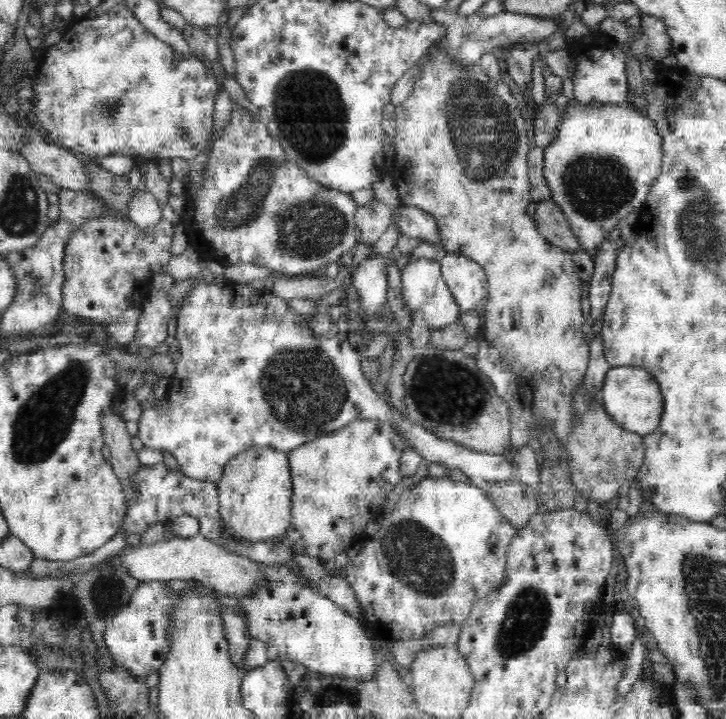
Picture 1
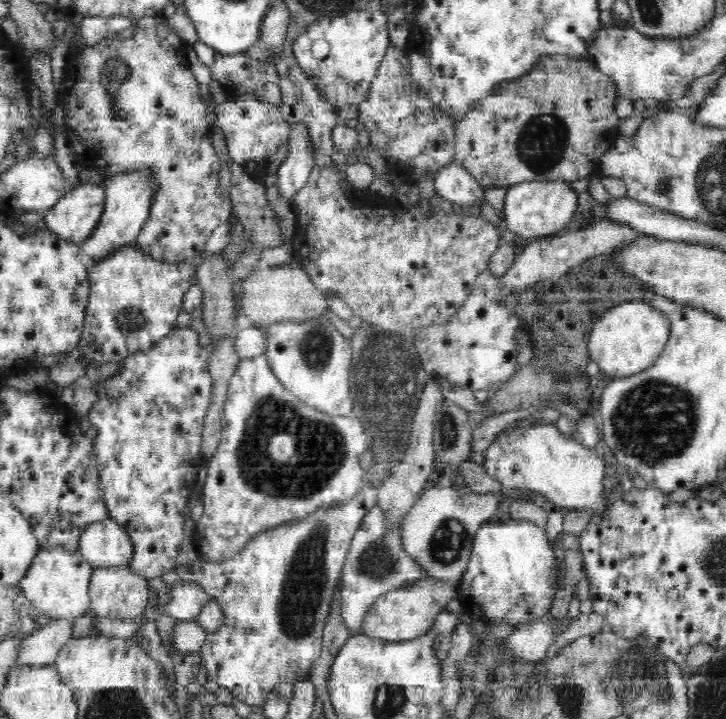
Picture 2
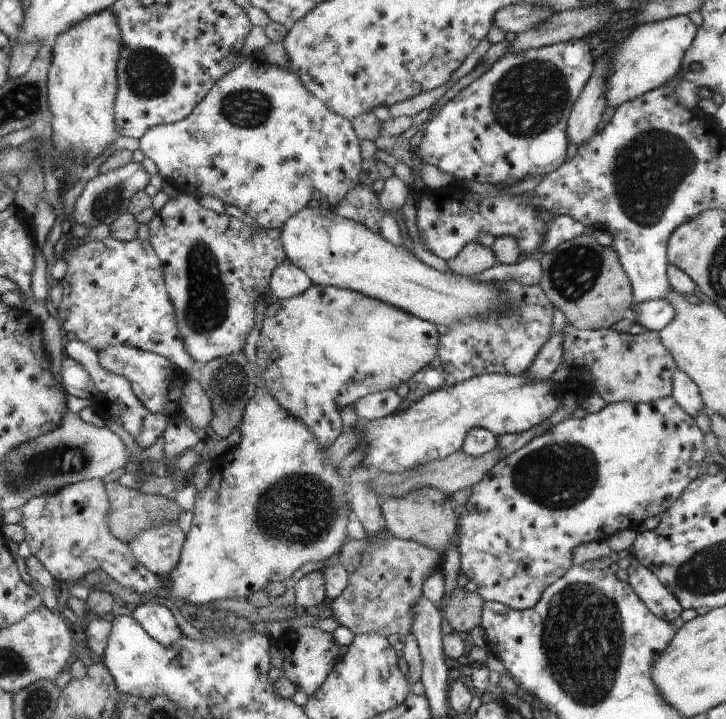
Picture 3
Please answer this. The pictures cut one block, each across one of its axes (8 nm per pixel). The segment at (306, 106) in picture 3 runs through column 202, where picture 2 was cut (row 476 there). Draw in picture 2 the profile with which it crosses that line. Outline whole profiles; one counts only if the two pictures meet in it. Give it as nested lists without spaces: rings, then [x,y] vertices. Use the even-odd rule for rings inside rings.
[[[175,328],[158,341],[155,345],[152,345],[148,350],[142,352],[135,352],[132,356],[124,358],[122,363],[122,372],[118,376],[112,376],[112,378],[106,378],[97,386],[98,398],[92,405],[88,412],[88,420],[90,420],[91,426],[94,426],[98,430],[95,437],[96,451],[102,454],[98,454],[98,462],[104,466],[104,470],[100,470],[100,487],[102,487],[102,497],[107,505],[109,511],[109,518],[115,519],[120,523],[120,526],[124,527],[124,530],[131,535],[133,545],[135,546],[131,561],[128,566],[135,574],[143,575],[150,579],[162,576],[168,571],[175,569],[176,558],[181,550],[181,544],[184,538],[184,510],[186,510],[187,503],[189,502],[190,494],[194,490],[196,475],[200,469],[206,466],[207,460],[200,454],[202,446],[202,430],[204,426],[204,418],[206,412],[208,412],[208,406],[210,406],[210,396],[212,396],[212,377],[209,372],[209,358],[210,347],[202,347],[198,341],[198,333],[190,329]]]

